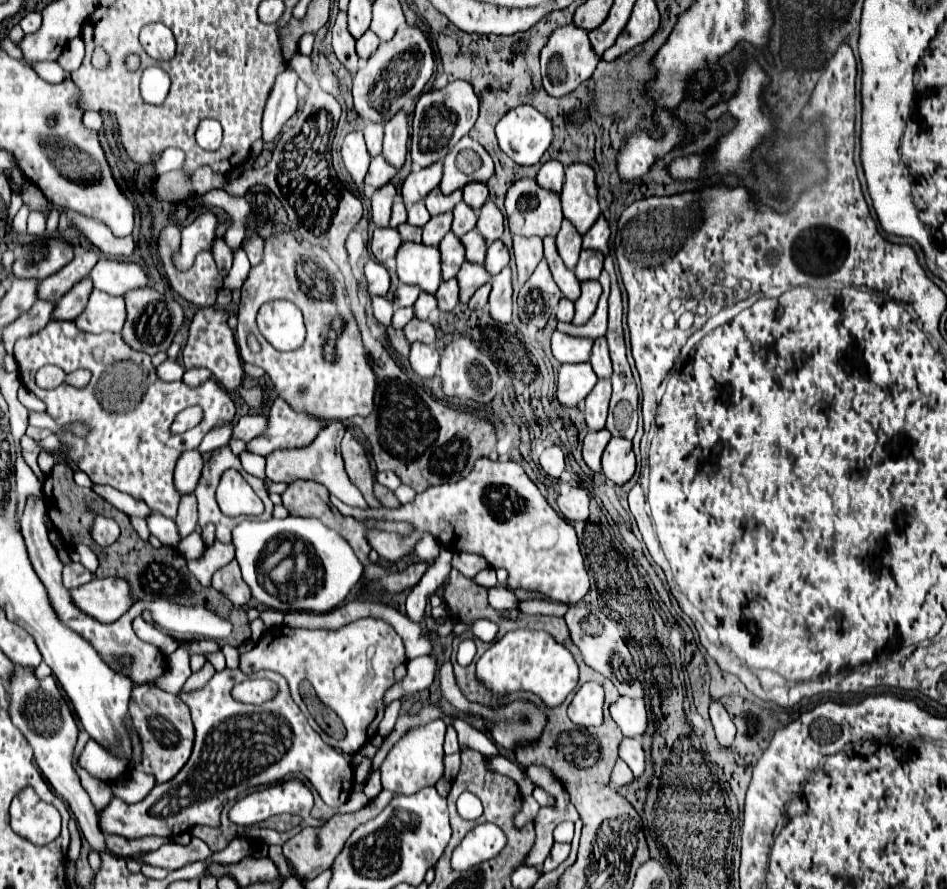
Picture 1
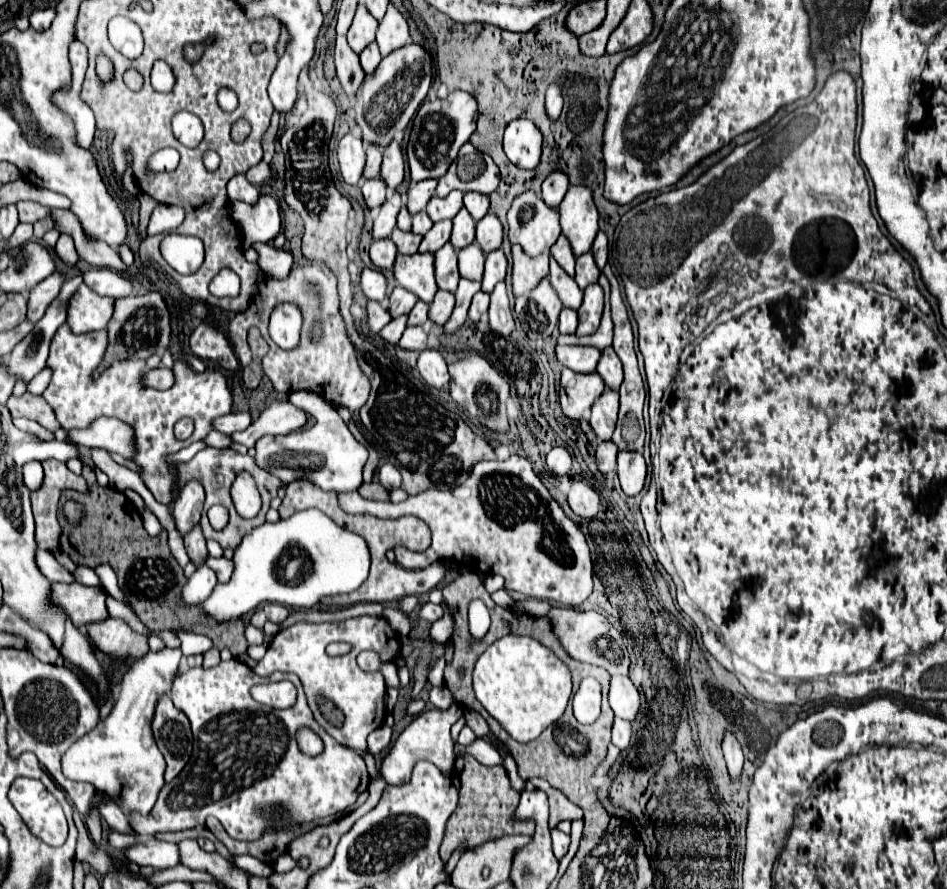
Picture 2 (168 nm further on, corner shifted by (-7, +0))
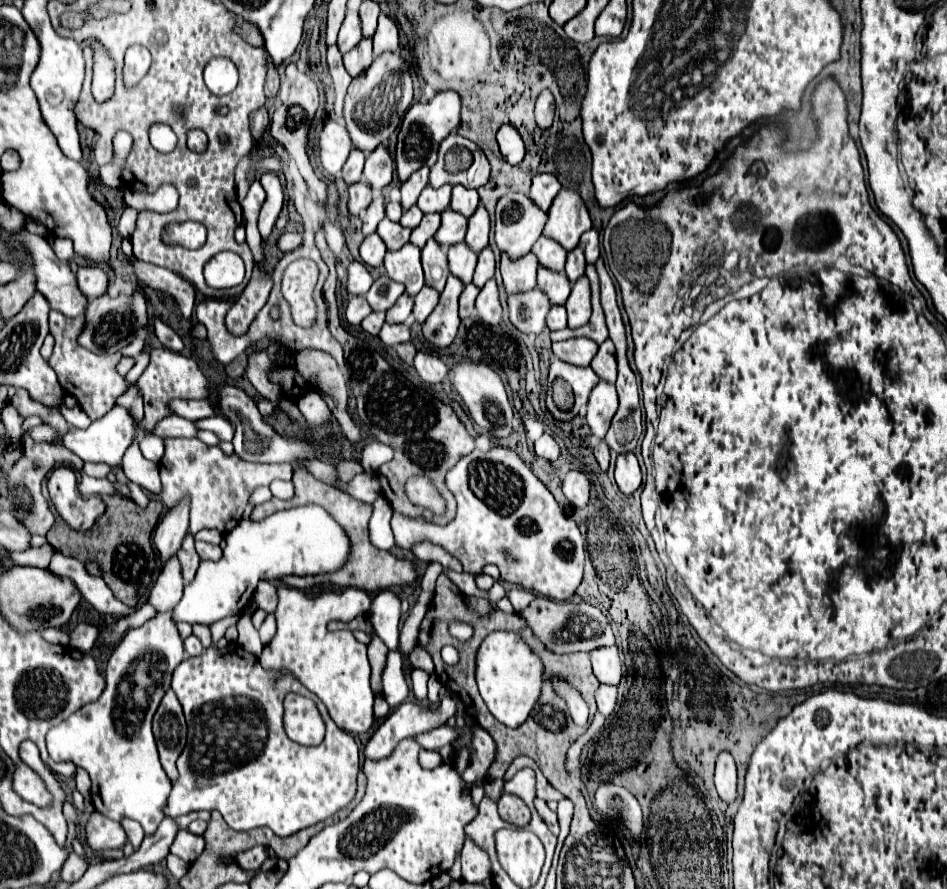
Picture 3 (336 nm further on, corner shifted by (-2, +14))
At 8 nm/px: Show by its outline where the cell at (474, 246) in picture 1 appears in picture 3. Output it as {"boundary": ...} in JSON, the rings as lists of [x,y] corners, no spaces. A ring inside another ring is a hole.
{"boundary":[[[464,242],[454,244],[448,248],[448,264],[450,264],[450,272],[454,276],[458,276],[464,284],[472,282],[472,274],[476,268],[476,258],[478,254],[472,252]]]}

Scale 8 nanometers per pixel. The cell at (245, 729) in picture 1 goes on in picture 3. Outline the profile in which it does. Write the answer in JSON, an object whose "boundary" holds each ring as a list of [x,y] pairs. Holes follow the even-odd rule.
{"boundary":[[[230,642],[224,650],[212,646],[200,656],[186,656],[174,670],[172,690],[184,708],[188,742],[176,762],[178,778],[172,782],[164,816],[176,818],[194,810],[218,810],[232,830],[268,826],[278,836],[290,836],[306,826],[326,820],[354,798],[356,776],[360,772],[360,748],[348,732],[334,724],[322,700],[308,692],[308,688],[304,688],[300,680],[292,676],[292,672],[266,670],[260,666],[254,654],[246,652],[240,644]],[[288,692],[296,692],[314,700],[326,724],[326,736],[322,744],[300,746],[286,736],[282,728],[282,700]]]}

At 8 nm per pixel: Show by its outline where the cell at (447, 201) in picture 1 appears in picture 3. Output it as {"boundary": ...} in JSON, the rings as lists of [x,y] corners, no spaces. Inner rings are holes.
{"boundary":[[[430,184],[422,190],[420,198],[418,198],[418,206],[422,208],[424,214],[430,212],[444,212],[450,206],[450,194],[452,194],[452,186],[444,184],[442,188],[432,188]]]}

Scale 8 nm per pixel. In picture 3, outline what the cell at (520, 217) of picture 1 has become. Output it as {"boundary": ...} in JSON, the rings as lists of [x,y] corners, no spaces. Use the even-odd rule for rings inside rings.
{"boundary":[[[510,192],[498,200],[494,240],[510,258],[528,254],[544,230],[548,214],[528,194]]]}

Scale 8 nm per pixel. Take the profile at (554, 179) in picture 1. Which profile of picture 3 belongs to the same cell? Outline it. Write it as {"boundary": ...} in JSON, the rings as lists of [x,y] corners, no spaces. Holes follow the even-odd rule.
{"boundary":[[[544,172],[544,174],[534,176],[532,188],[530,188],[530,196],[532,196],[532,200],[534,200],[544,212],[550,208],[550,204],[552,204],[552,200],[556,198],[558,192],[560,192],[560,182],[558,182],[558,178],[556,178],[554,174]]]}

